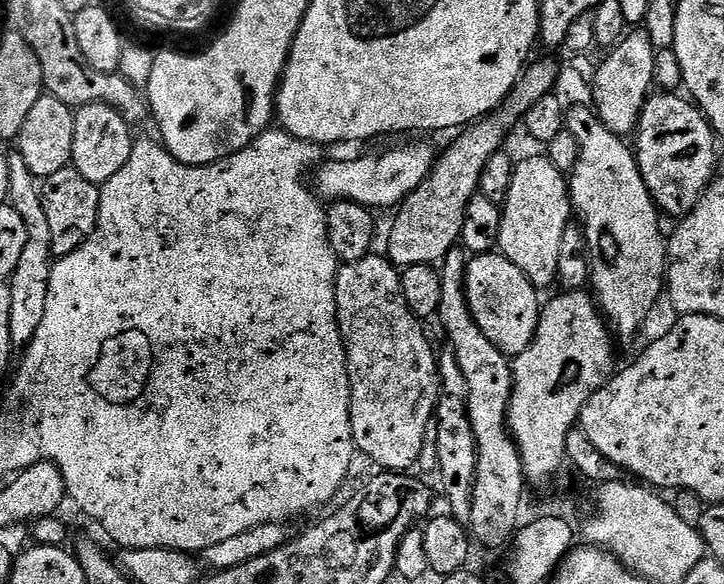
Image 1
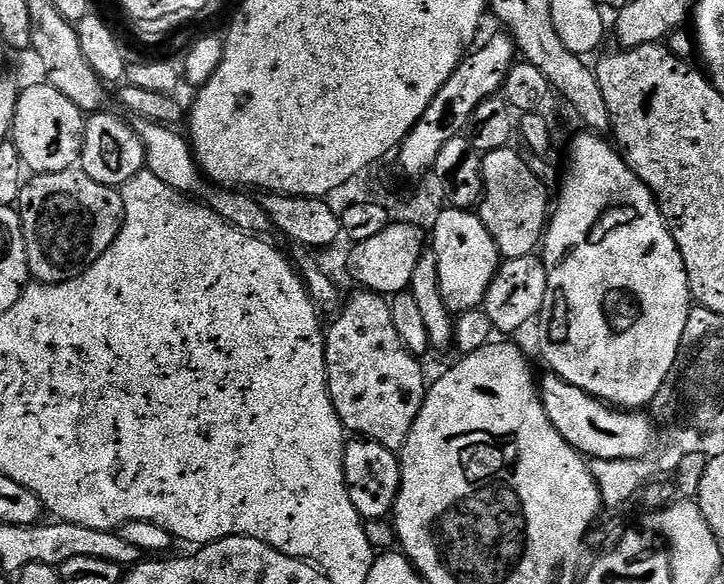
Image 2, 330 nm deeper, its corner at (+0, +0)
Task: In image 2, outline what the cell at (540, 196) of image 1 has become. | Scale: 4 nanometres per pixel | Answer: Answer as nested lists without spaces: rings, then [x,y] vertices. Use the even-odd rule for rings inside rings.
[[[509,146],[485,152],[480,162],[484,188],[478,215],[504,260],[533,255],[541,247],[546,231],[546,214],[528,188],[529,177],[524,176],[524,162],[514,149]]]

